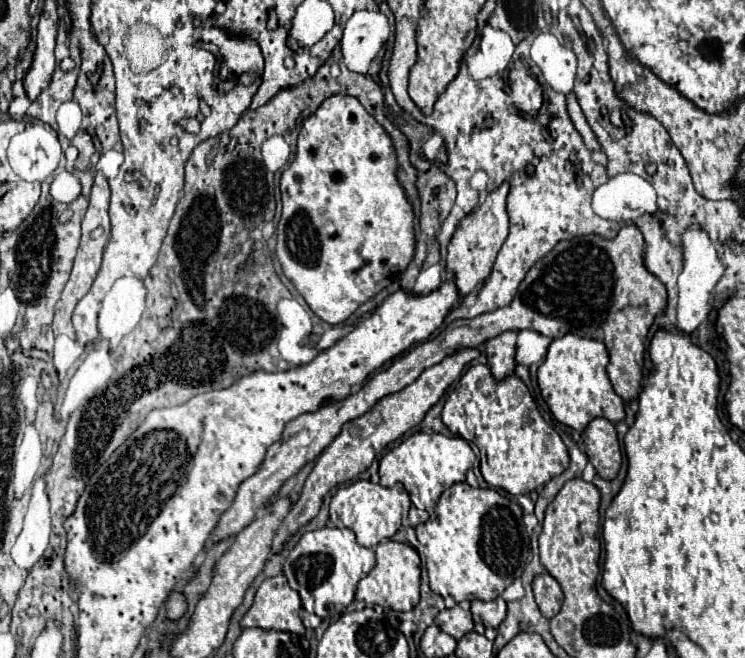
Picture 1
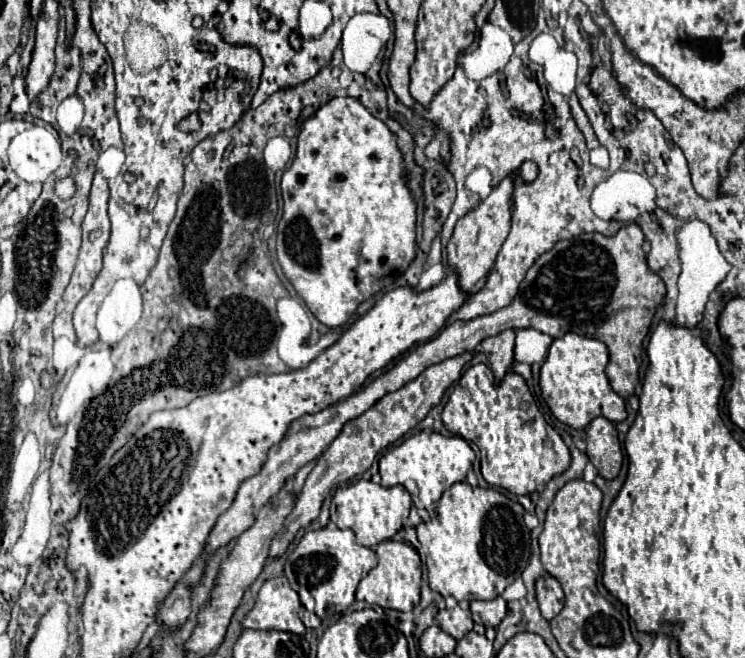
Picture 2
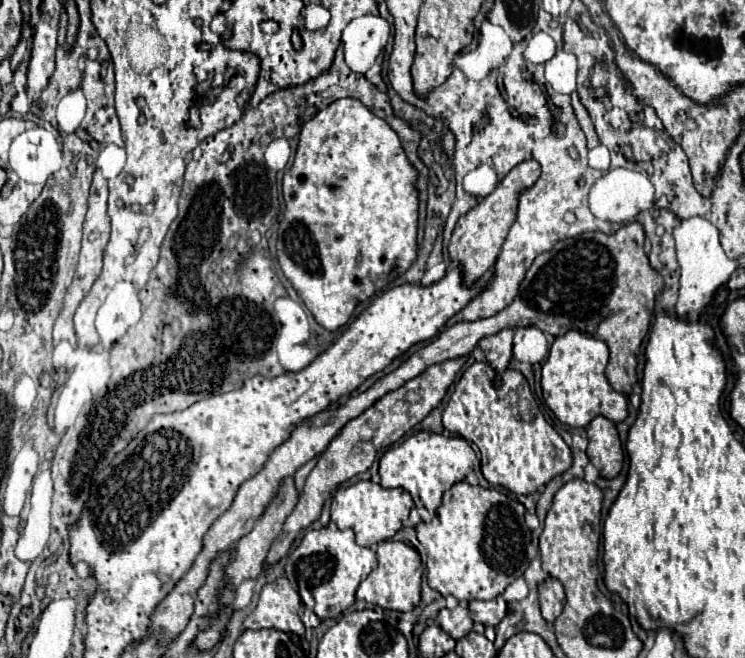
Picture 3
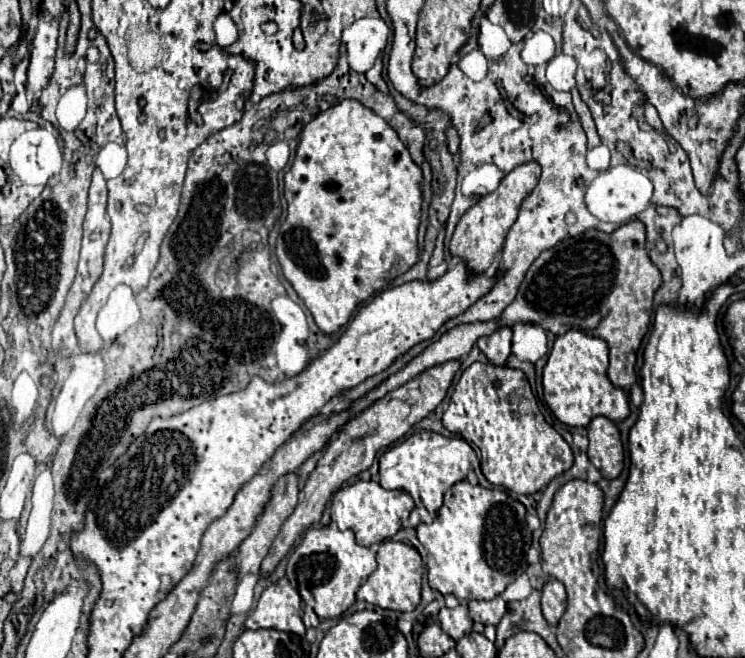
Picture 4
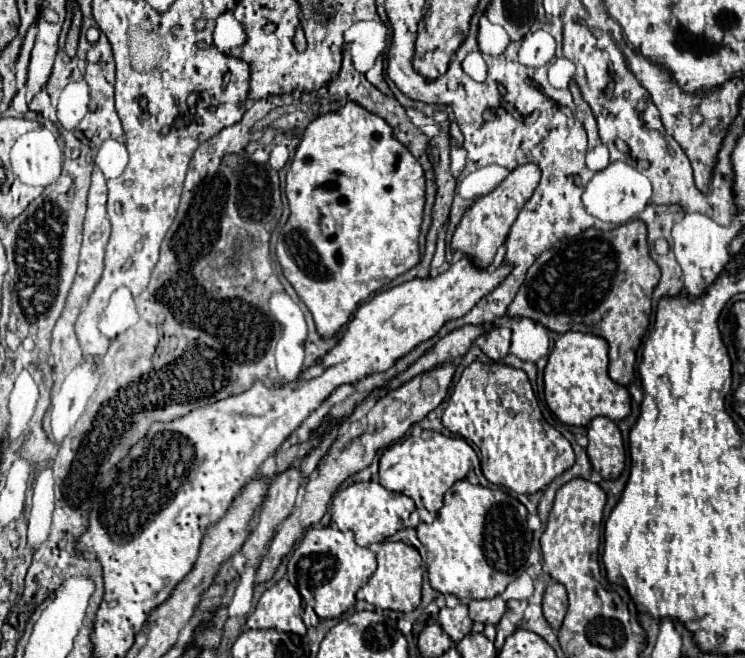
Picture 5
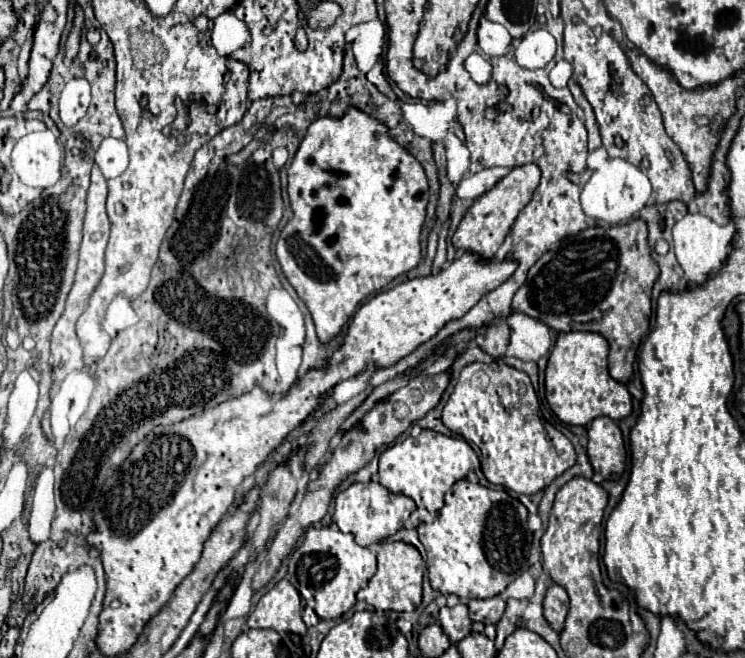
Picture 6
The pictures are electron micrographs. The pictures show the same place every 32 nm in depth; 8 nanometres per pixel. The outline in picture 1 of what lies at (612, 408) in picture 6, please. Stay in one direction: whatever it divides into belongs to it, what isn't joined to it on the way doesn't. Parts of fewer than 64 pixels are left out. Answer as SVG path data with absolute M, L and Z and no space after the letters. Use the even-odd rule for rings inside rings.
M566 334L552 340L546 358L538 368L538 386L558 422L582 432L594 418L602 416L616 424L626 416L624 402L608 380L606 364L608 350L598 340L580 338L576 334Z

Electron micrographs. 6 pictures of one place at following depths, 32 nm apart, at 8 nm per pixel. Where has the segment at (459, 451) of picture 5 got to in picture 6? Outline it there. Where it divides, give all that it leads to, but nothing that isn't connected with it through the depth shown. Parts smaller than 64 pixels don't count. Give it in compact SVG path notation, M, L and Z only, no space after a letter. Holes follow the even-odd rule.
M422 430L418 438L408 436L382 452L378 465L379 482L390 492L410 496L418 506L422 500L426 510L434 516L444 506L446 490L450 490L454 482L466 478L466 474L475 469L474 460L479 458L464 438Z

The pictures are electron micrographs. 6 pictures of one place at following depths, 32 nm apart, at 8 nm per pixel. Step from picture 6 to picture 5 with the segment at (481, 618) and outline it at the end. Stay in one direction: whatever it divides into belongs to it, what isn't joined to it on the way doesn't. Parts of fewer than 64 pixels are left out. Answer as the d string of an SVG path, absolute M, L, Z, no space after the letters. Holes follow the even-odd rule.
M496 596L492 600L472 600L468 604L468 608L470 608L470 618L474 622L496 626L500 622L502 614L506 612L506 602L500 596Z

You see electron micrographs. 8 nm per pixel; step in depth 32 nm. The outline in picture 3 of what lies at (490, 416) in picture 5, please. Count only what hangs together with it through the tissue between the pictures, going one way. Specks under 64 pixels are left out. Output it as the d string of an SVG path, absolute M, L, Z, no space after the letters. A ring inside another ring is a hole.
M482 362L466 368L444 408L442 422L446 430L478 446L481 472L488 484L502 486L514 494L540 490L572 464L570 448L544 420L526 378L510 368L502 374Z

